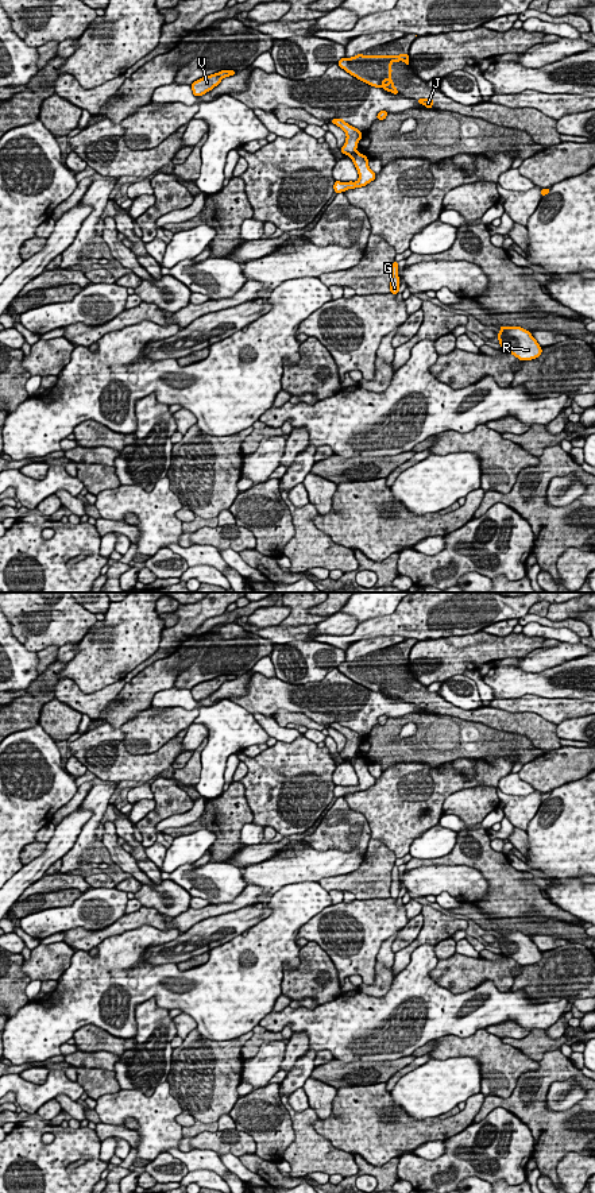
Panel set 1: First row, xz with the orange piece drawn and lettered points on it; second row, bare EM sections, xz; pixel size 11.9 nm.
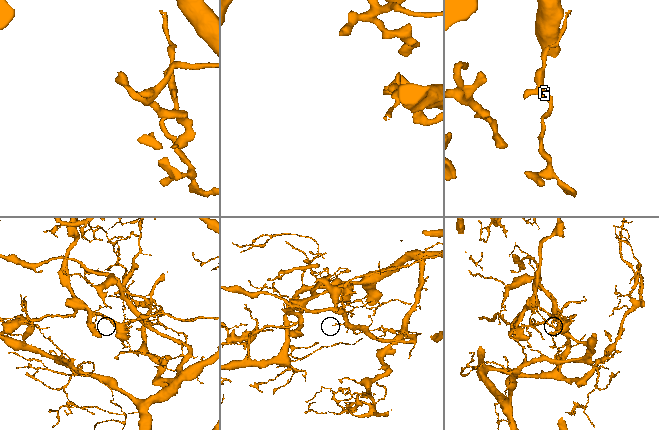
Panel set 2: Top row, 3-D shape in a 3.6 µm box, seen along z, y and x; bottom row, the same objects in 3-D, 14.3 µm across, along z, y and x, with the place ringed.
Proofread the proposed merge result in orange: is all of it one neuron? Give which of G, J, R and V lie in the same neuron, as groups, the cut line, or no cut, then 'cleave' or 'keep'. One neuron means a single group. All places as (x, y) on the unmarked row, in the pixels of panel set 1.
G R / J V; cut in xz along (356, 756), (348, 760); cleave

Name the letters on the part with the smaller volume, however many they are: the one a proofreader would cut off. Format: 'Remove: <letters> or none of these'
Remove: J, V

